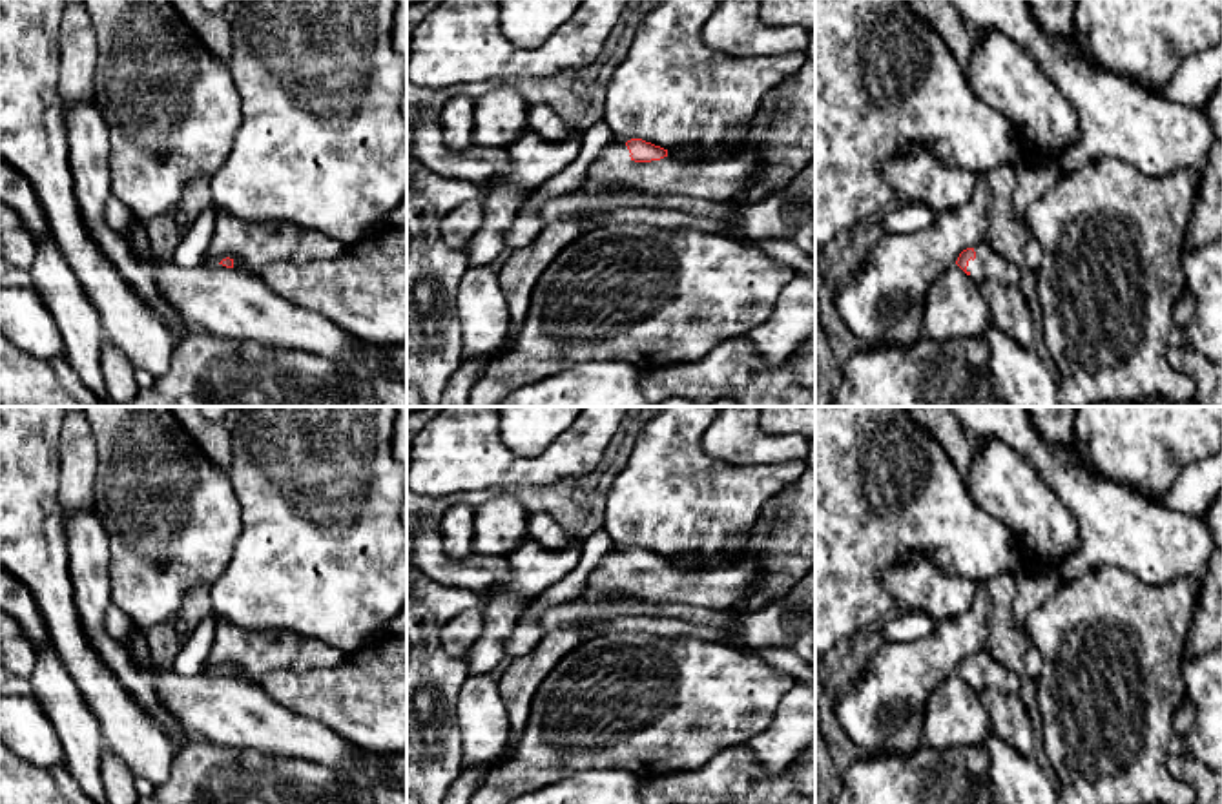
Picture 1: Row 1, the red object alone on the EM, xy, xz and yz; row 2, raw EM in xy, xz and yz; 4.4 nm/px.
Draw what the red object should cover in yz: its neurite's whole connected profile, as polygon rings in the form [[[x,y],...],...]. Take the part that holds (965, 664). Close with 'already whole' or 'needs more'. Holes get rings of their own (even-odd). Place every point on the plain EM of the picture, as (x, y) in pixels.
[[[985,649],[959,662],[956,673],[976,691],[1020,693],[1020,676],[1005,669]]] | needs more

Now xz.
[[[642,547],[615,549],[593,569],[582,593],[573,600],[602,602],[631,596],[649,603],[680,602],[730,611],[755,589],[761,574],[757,562],[682,571],[671,567],[668,558]]] | needs more

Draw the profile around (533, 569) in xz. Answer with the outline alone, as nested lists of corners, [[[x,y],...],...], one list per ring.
[[[525,538],[509,556],[509,582],[480,602],[483,633],[463,656],[469,675],[492,673],[505,653],[505,640],[520,622],[523,605],[575,571],[578,549],[554,551]]]

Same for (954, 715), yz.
[[[952,673],[927,700],[923,744],[936,749],[983,746],[990,718],[979,695]]]

